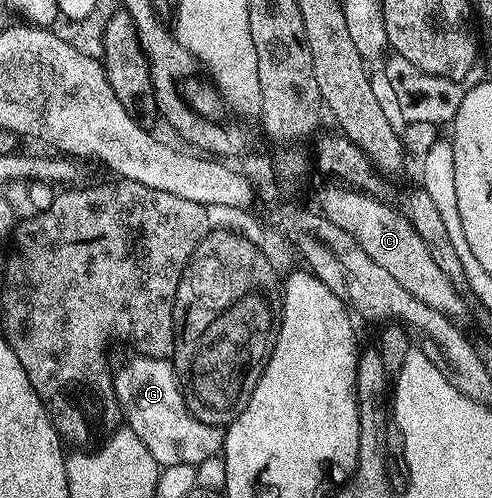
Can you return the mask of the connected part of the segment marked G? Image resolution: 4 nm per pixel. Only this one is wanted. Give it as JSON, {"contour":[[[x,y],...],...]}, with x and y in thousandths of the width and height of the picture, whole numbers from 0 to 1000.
{"contour":[[[276,715],[270,721],[262,735],[246,739],[244,753],[236,759],[236,775],[232,773],[232,797],[244,805],[246,829],[252,843],[258,843],[254,847],[258,857],[289,884],[317,928],[329,940],[352,938],[354,932],[411,936],[411,930],[427,920],[437,914],[441,918],[453,906],[457,869],[449,857],[423,853],[394,837],[382,821],[380,801],[374,785],[366,781],[366,765],[358,759],[348,725],[291,715]]]}

